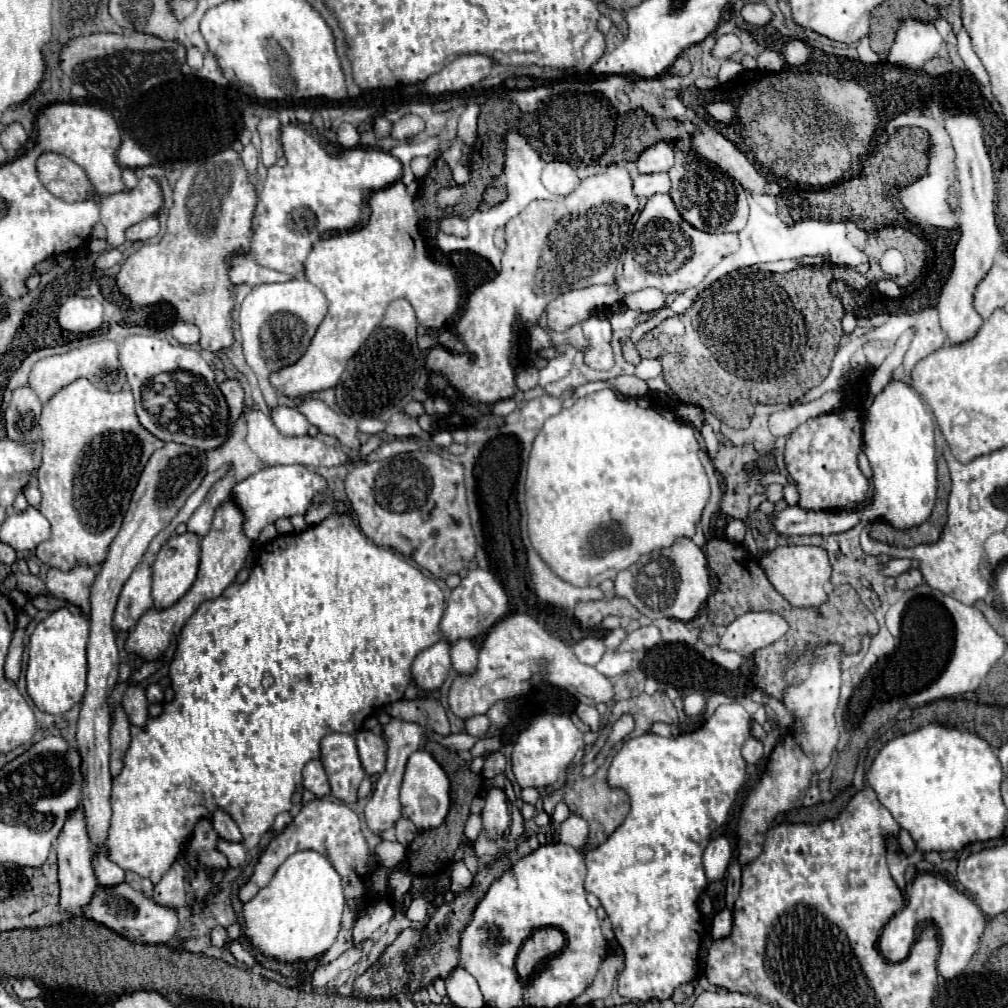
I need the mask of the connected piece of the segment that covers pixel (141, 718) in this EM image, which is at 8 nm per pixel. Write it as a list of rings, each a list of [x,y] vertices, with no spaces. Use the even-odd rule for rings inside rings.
[[[129,687],[123,695],[123,709],[131,721],[131,725],[135,727],[145,727],[149,713],[147,713],[147,697],[145,691],[141,687]]]

